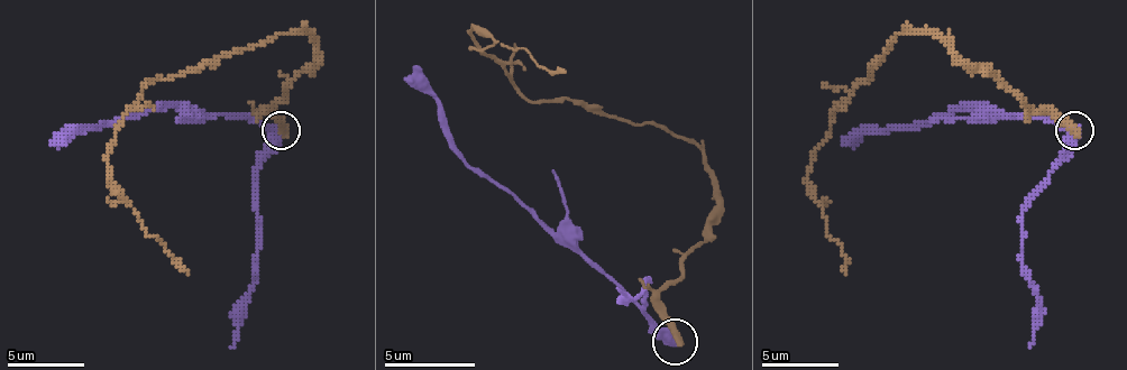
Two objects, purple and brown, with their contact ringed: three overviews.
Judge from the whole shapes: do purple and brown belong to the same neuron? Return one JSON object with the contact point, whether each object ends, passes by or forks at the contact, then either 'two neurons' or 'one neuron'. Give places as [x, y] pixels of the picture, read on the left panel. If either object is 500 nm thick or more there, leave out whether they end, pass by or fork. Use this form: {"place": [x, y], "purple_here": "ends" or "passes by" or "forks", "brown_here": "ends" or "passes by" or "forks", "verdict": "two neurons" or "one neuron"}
{"place": [281, 130], "purple_here": "passes by", "brown_here": "ends", "verdict": "two neurons"}

